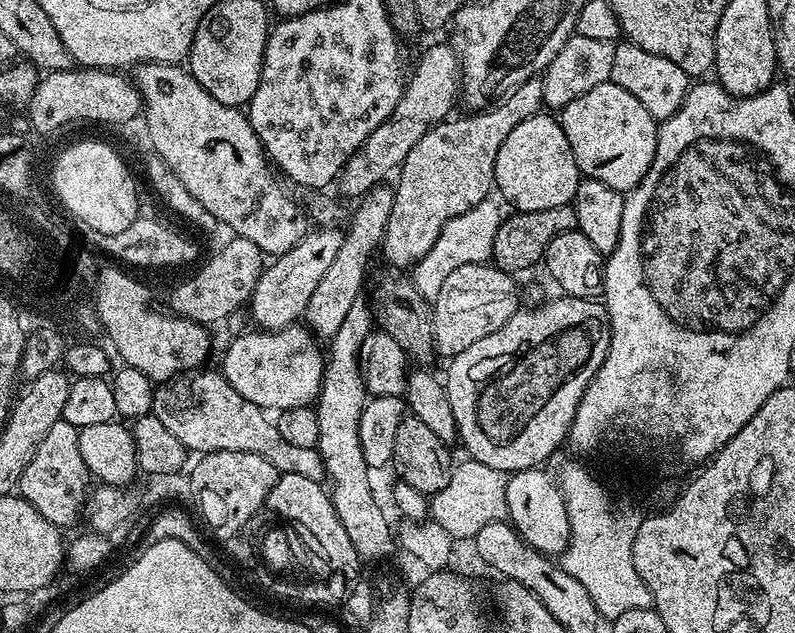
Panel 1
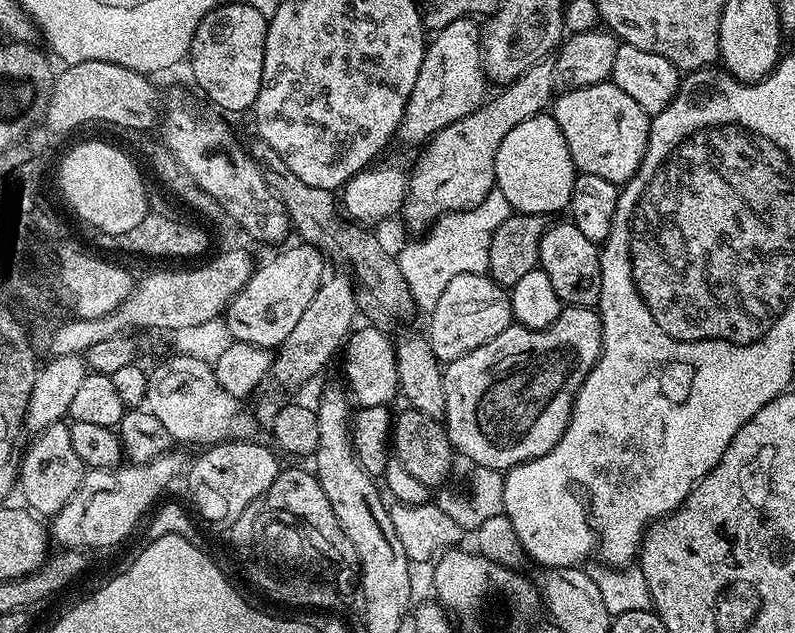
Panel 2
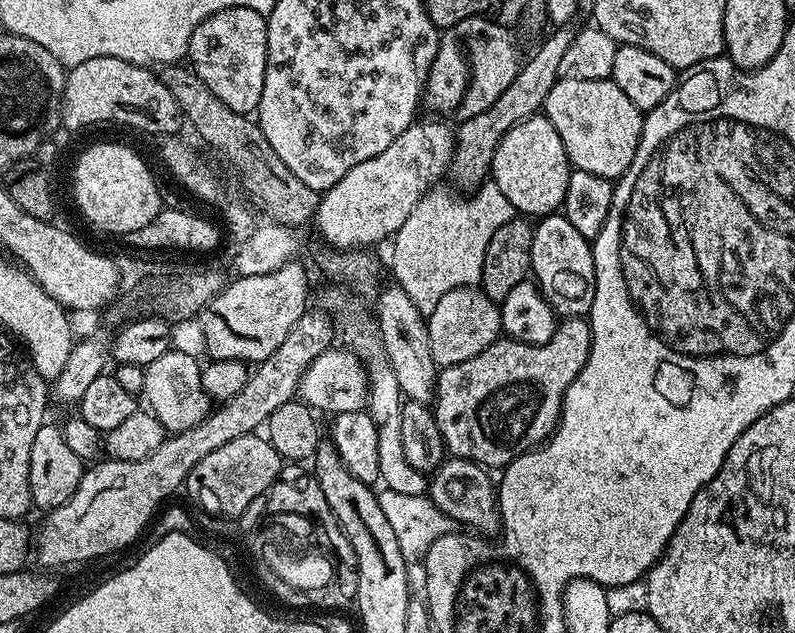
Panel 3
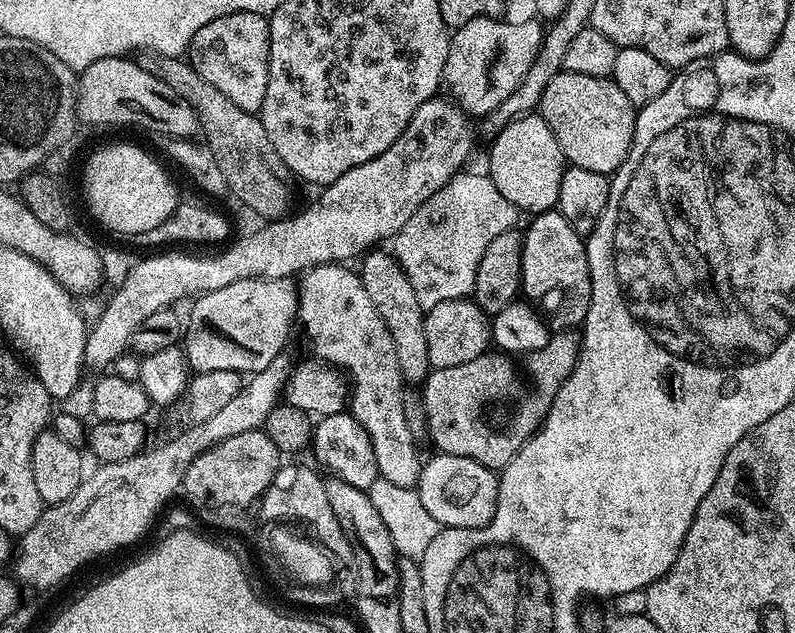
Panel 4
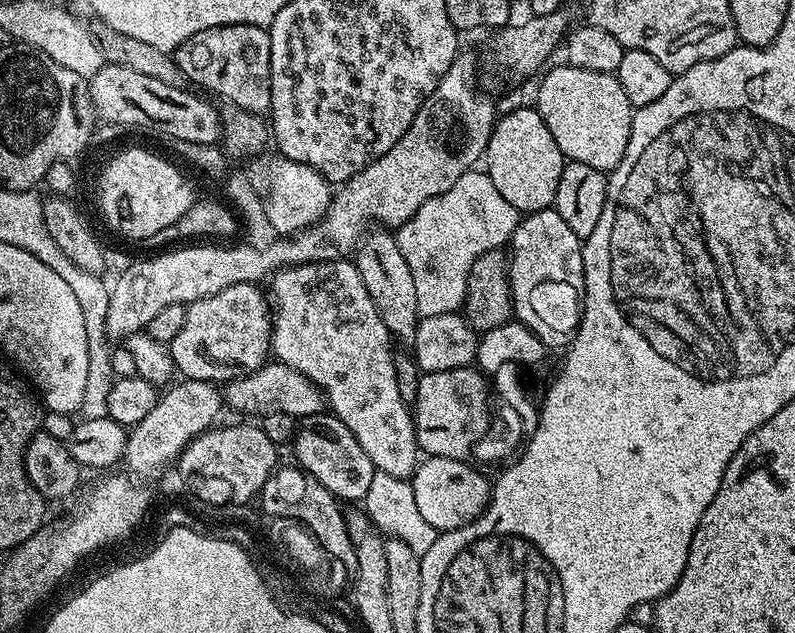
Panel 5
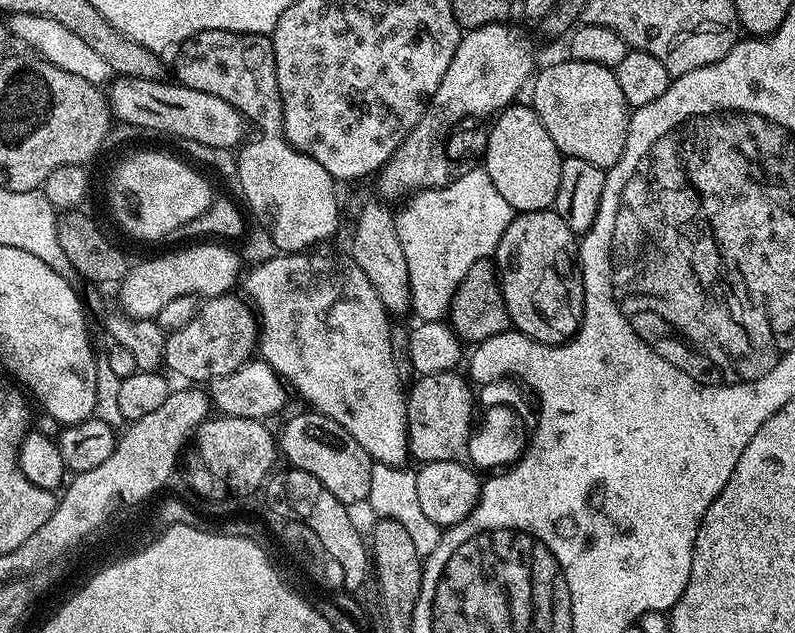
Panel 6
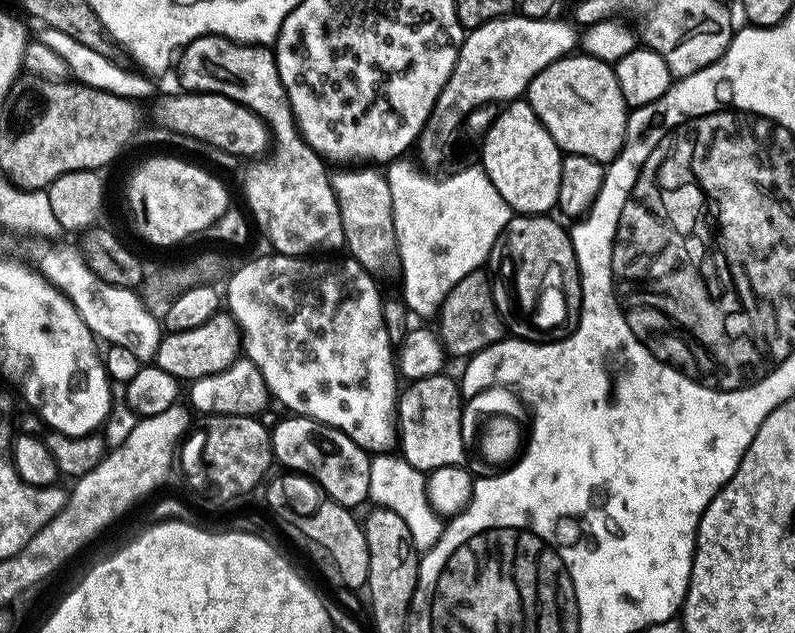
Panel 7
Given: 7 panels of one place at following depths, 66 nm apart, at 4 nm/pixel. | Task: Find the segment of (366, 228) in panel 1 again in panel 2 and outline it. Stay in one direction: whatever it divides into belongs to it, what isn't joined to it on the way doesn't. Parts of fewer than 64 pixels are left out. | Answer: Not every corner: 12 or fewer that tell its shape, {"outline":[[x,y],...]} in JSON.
{"outline":[[347,275],[320,281],[270,376],[296,388],[343,349],[358,316]]}

